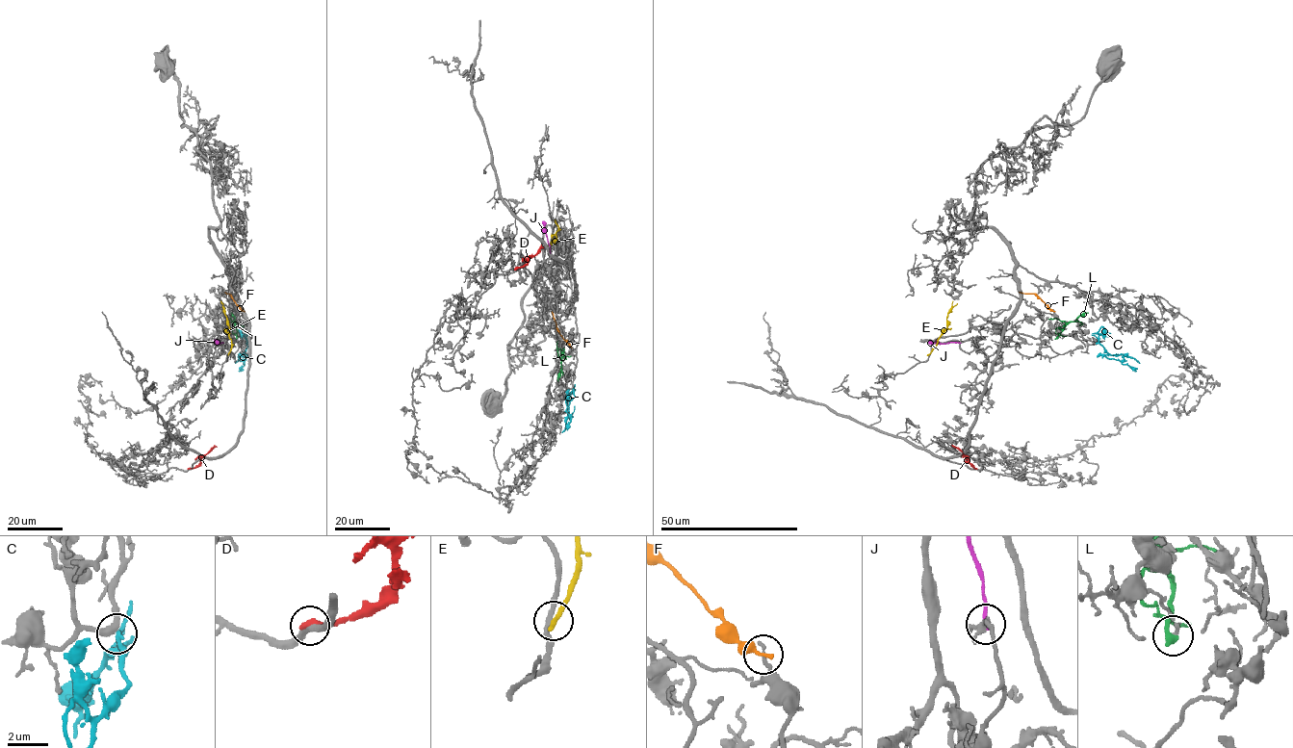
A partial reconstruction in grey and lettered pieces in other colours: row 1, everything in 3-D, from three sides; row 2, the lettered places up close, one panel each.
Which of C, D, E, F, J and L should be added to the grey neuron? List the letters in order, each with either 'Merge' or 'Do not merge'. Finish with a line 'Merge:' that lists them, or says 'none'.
C: Merge
D: Do not merge
E: Do not merge
F: Do not merge
J: Do not merge
L: Do not merge
Merge: C

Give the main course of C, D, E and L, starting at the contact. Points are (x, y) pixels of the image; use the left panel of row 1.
C: (245, 343), (247, 346), (239, 358), (245, 363), (241, 369)
D: (189, 468), (196, 467), (200, 458), (214, 445)
E: (228, 353), (231, 340), (220, 301)
L: (237, 338), (231, 312)

